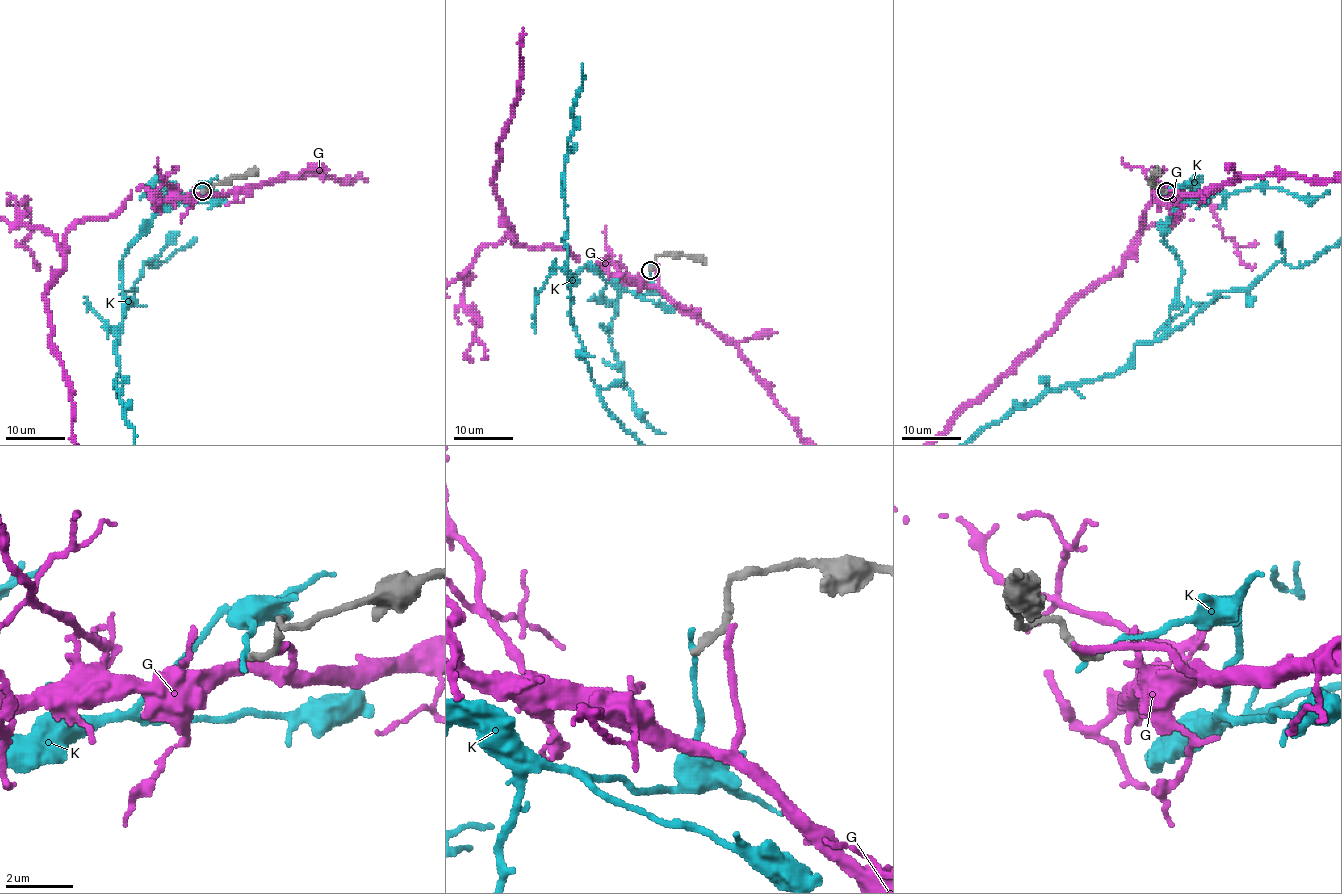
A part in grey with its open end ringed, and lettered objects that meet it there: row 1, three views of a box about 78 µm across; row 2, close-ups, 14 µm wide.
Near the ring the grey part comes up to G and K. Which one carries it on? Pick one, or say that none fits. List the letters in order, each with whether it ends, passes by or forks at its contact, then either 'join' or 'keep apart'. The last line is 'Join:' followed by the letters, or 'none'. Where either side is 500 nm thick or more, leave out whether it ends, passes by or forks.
G: it ends | keep apart
K: it ends | keep apart
Join: none

